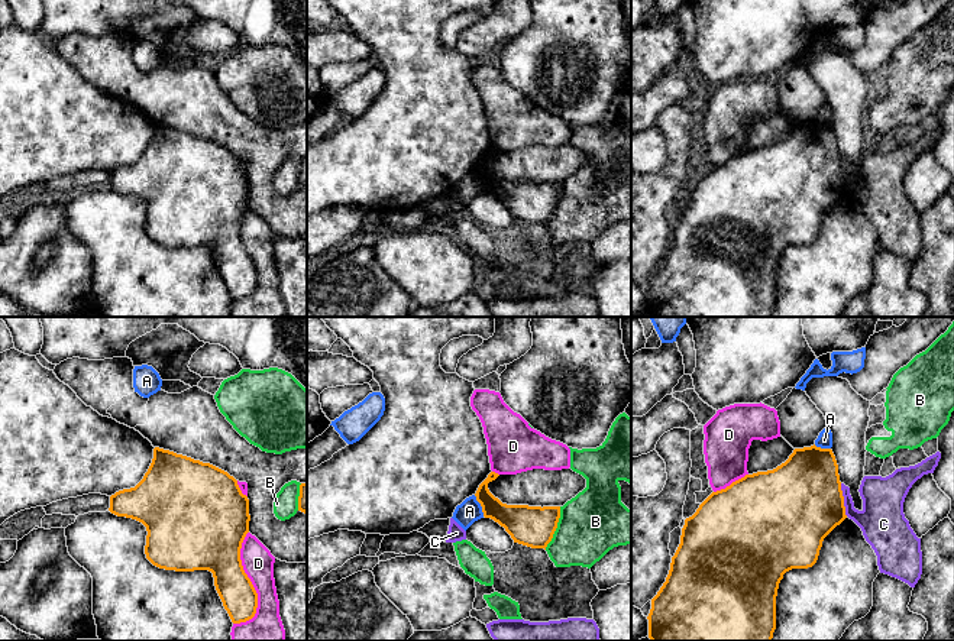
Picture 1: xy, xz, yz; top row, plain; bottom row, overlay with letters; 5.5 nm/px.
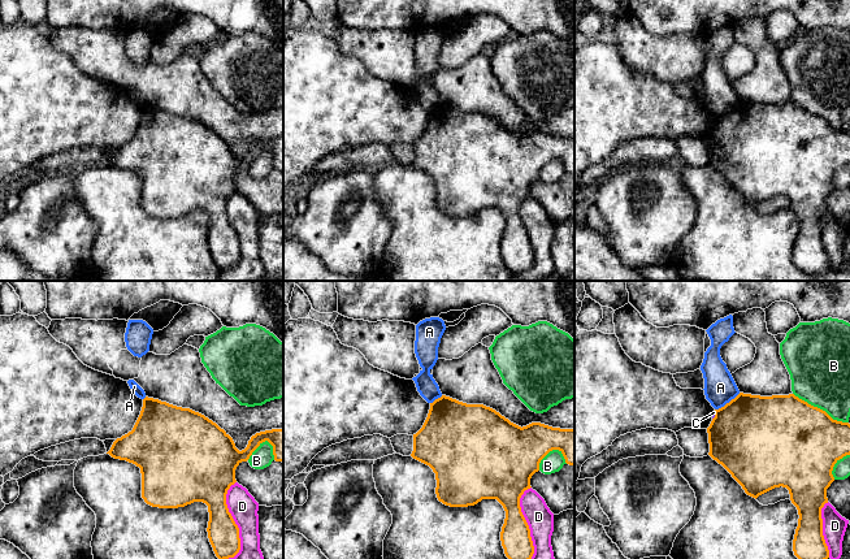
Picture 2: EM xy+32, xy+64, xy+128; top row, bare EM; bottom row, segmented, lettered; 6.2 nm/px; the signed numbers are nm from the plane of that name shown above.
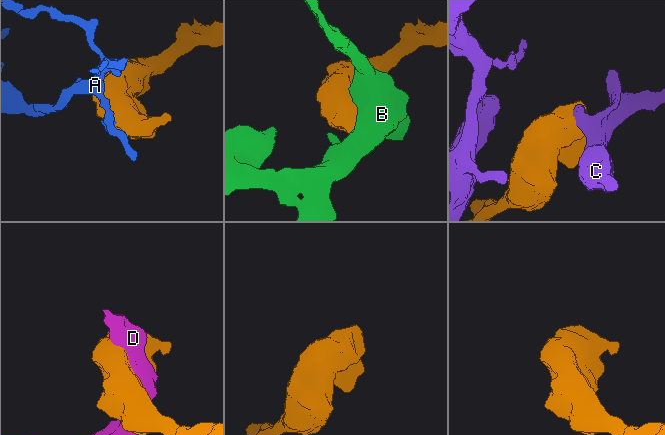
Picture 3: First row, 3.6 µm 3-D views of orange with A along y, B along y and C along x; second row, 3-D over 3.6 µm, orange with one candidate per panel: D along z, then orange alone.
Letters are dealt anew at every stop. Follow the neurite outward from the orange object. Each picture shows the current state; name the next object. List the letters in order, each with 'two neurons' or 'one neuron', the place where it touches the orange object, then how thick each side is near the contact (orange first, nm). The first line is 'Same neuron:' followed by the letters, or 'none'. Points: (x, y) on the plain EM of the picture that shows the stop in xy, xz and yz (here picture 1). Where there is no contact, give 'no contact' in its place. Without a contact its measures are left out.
Same neuron: none
A: two neurons; contact xz (481, 181); calibres 190 and 130 nm
B: two neurons; contact xz (556, 203); calibres 220 and 360 nm
C: two neurons; contact yz (843, 175); calibres 480 and 260 nm
D: two neurons; contact xy (251, 259); calibres 240 and 180 nm

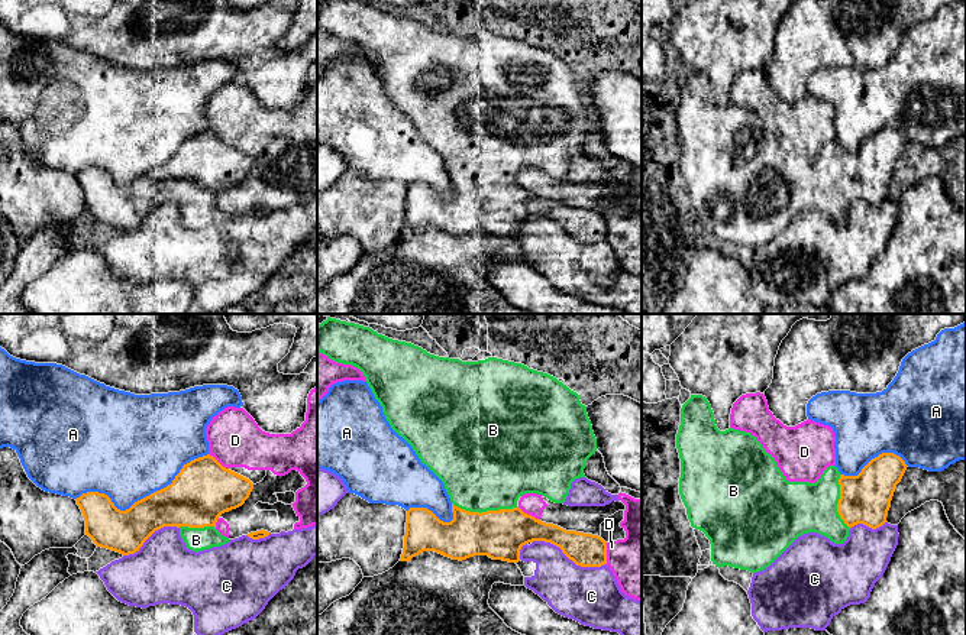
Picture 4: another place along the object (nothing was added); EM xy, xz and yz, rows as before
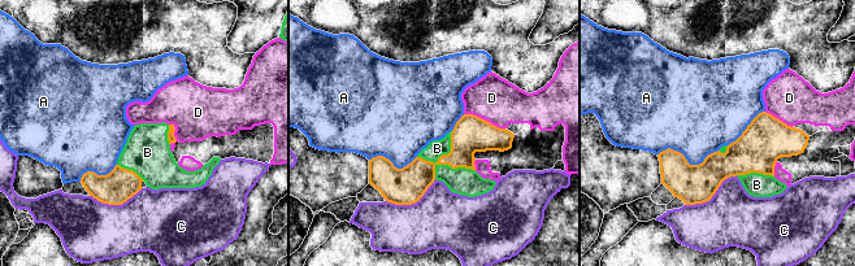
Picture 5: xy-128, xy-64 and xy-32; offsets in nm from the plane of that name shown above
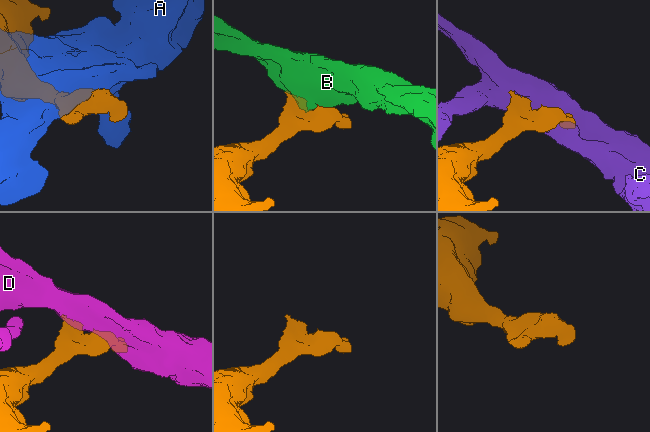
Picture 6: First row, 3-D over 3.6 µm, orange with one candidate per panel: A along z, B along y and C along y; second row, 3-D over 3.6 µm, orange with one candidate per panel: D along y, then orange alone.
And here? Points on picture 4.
Same neuron: B
A: two neurons; contact xy (144, 174); calibres 280 and 480 nm
B: one neuron; contact xz (484, 188); calibres 280 and 480 nm
C: two neurons; contact xz (569, 235); calibres 190 and 320 nm
D: two neurons; contact xz (606, 229); calibres 190 and 320 nm

